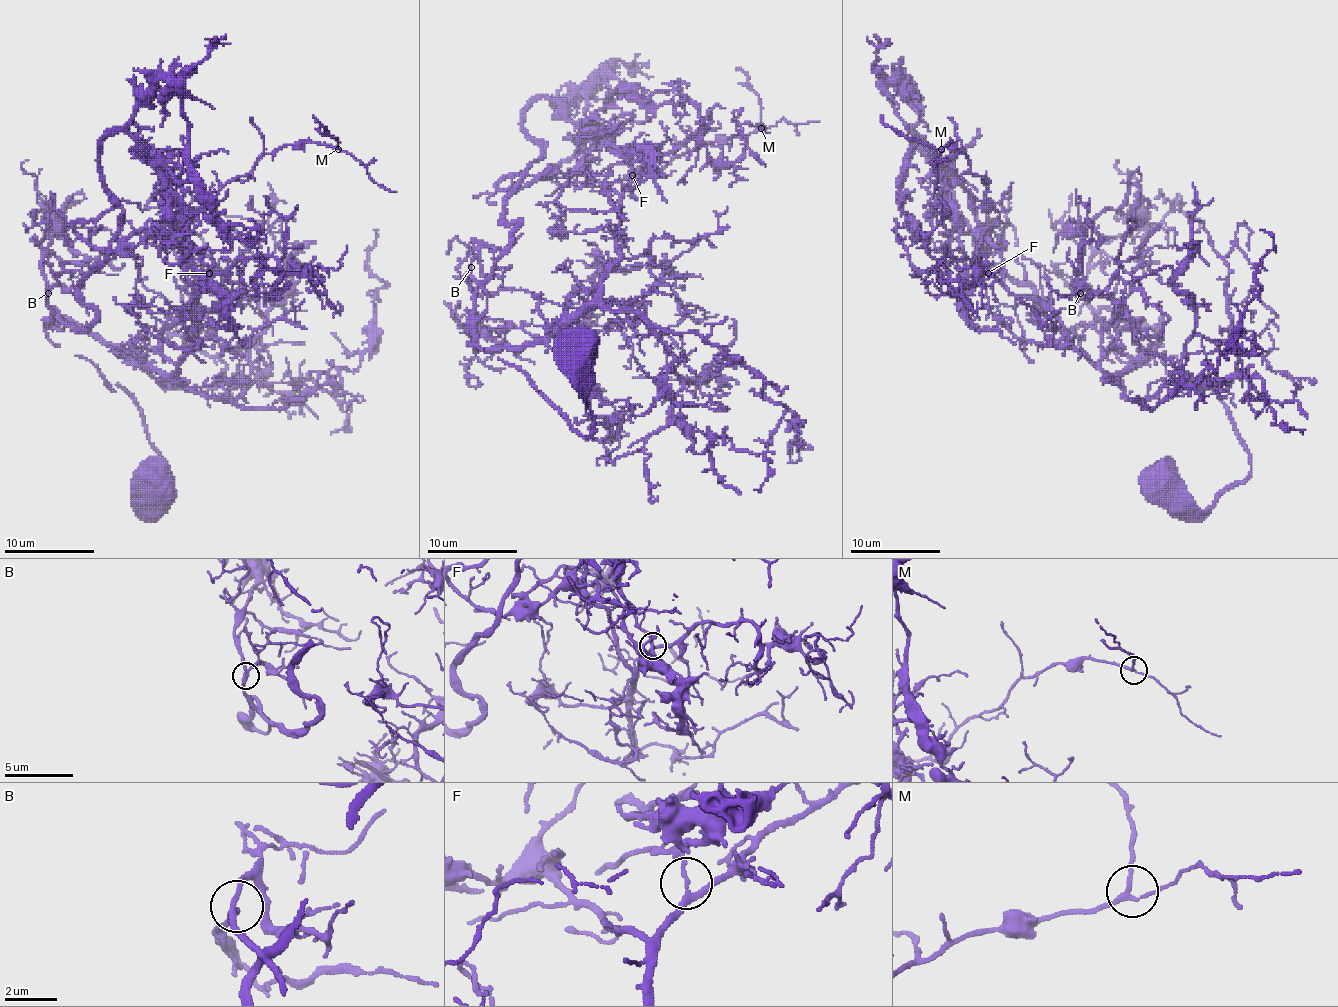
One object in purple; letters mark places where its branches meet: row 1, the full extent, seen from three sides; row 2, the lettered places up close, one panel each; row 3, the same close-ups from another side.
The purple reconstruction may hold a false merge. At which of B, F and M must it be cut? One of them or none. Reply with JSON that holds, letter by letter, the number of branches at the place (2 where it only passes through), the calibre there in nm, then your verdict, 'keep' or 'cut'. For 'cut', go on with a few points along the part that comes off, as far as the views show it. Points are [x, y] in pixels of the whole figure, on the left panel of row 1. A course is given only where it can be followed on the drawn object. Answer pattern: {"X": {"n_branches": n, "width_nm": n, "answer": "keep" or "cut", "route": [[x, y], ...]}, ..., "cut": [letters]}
{"B": {"n_branches": 3, "width_nm": 200, "answer": "keep"}, "F": {"n_branches": 3, "width_nm": 170, "answer": "cut", "route": [[210, 272], [163, 221], [203, 207], [279, 147], [320, 142], [347, 151], [378, 185], [396, 192]]}, "M": {"n_branches": 3, "width_nm": 150, "answer": "keep"}, "cut": ["F"]}

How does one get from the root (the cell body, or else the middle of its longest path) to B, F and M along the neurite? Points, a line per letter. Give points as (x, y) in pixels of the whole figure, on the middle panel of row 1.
B: (583, 357), (592, 375), (586, 406), (595, 431), (588, 438), (520, 371), (469, 344), (478, 292), (471, 267)
F: (583, 357), (588, 438), (520, 371), (469, 346), (523, 348), (595, 296), (619, 258), (619, 193), (633, 175)
M: (583, 357), (588, 438), (469, 346), (545, 339), (619, 258), (619, 195), (574, 180), (603, 186), (761, 128)

